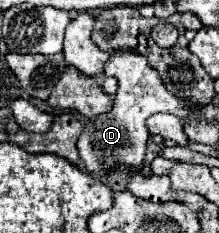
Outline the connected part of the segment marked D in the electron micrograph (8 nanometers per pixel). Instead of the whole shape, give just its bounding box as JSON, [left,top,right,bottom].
[78,50,190,174]

